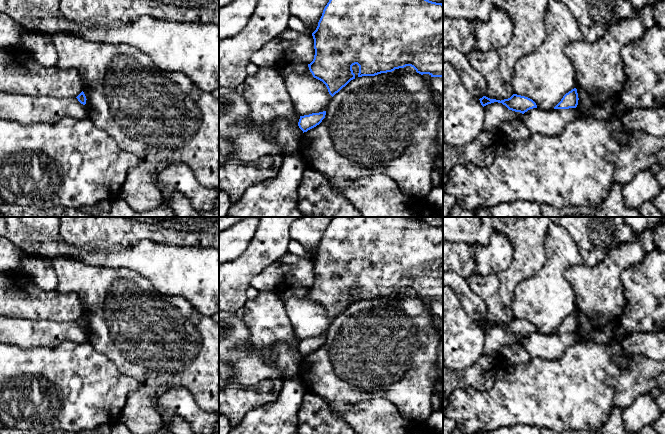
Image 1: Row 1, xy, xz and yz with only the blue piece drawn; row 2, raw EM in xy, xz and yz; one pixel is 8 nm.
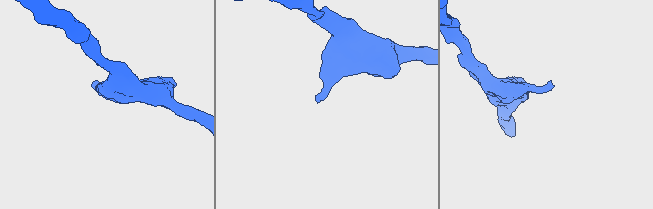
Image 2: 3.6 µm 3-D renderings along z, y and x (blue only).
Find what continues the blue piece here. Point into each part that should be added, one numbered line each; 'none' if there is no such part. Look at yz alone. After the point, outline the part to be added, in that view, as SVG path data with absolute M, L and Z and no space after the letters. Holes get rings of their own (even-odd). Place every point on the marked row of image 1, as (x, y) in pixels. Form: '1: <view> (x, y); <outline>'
none

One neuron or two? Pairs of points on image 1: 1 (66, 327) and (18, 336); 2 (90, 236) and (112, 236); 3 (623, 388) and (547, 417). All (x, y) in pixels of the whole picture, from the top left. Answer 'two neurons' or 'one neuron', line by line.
1: one neuron
2: one neuron
3: two neurons

